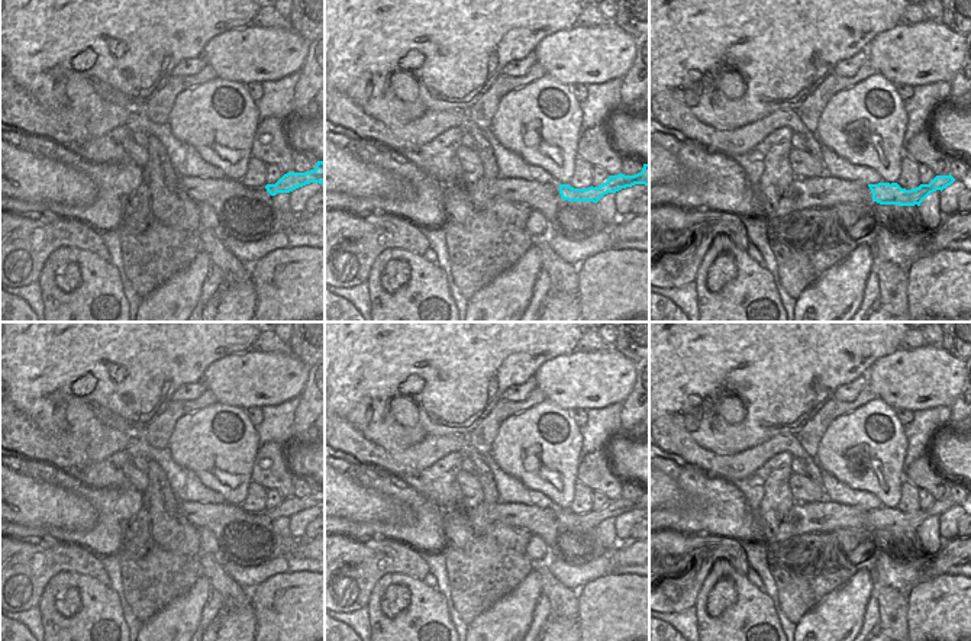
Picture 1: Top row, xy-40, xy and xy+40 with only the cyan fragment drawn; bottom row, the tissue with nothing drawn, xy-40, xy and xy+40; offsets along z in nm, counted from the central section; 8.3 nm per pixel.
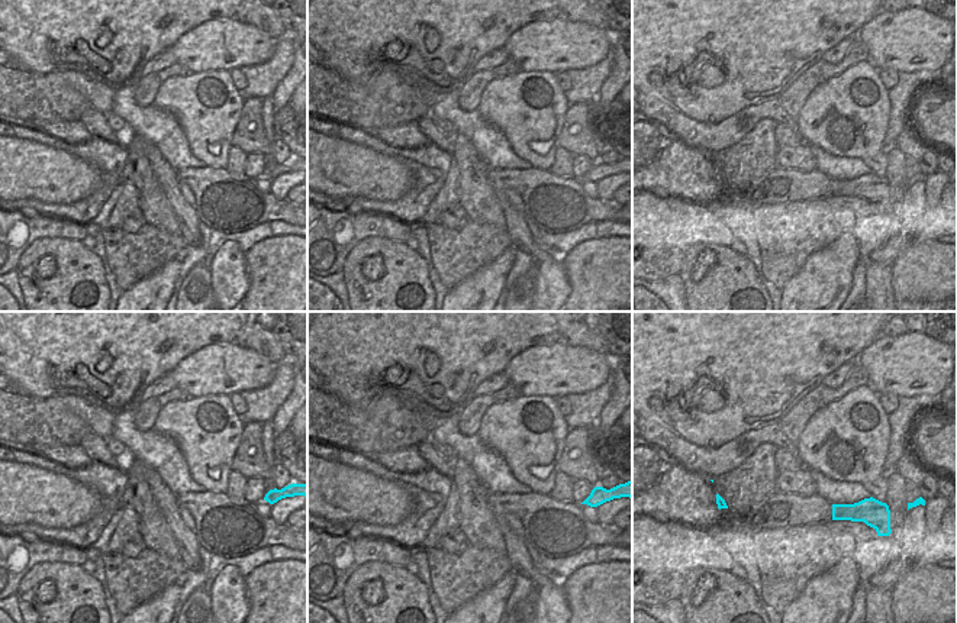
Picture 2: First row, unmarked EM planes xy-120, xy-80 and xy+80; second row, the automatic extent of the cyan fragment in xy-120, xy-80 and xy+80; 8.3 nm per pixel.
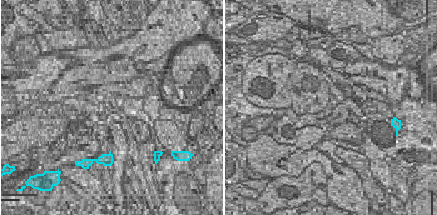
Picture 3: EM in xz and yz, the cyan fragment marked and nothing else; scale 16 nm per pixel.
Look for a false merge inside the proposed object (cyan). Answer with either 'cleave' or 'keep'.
keep

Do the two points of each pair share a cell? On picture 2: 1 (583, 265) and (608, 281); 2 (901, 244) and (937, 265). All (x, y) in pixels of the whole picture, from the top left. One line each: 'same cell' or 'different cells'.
1: same cell
2: different cells

